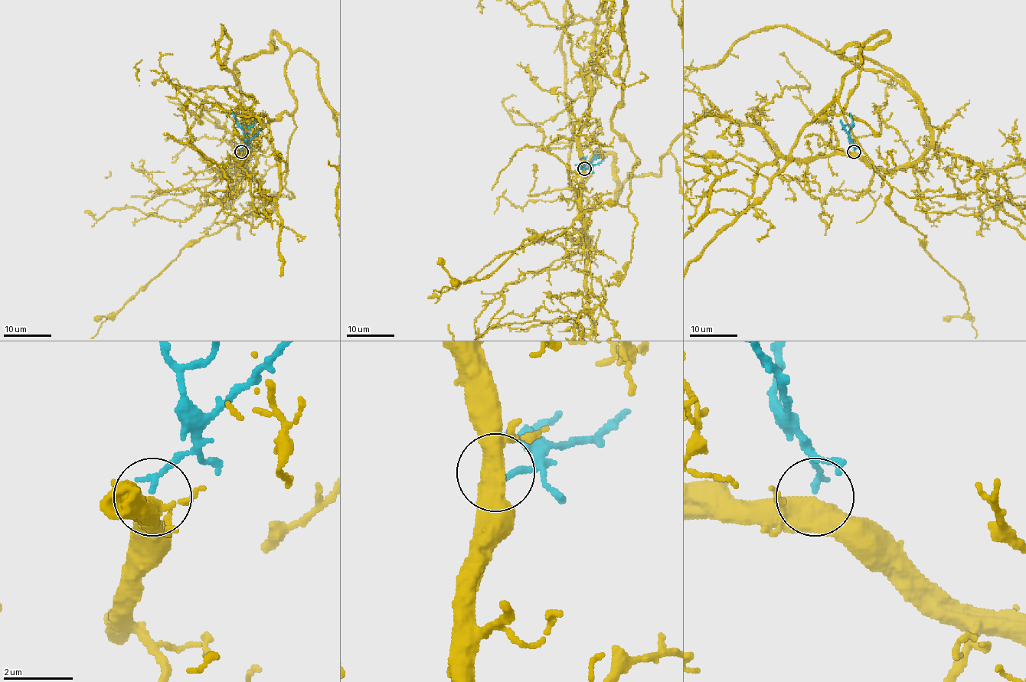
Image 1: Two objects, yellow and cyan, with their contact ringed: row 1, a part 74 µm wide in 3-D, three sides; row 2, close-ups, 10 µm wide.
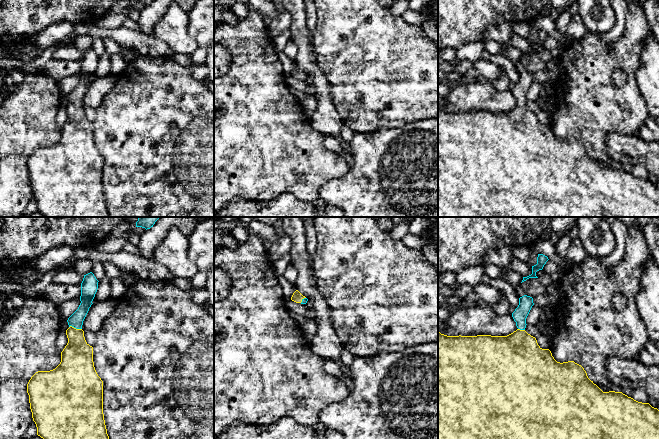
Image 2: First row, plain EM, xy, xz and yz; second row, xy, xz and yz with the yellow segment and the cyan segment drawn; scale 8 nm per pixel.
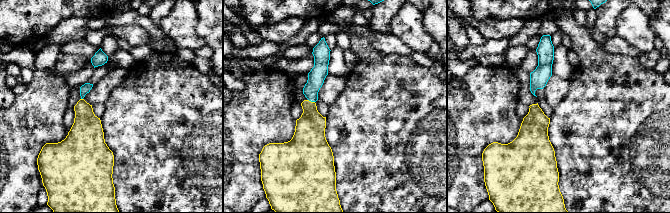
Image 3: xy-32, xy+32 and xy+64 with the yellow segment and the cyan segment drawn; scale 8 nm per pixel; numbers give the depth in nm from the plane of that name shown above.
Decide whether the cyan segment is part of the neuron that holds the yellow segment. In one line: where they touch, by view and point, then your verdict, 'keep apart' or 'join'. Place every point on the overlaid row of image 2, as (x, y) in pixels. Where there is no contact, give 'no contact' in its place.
xy (75, 328) | join

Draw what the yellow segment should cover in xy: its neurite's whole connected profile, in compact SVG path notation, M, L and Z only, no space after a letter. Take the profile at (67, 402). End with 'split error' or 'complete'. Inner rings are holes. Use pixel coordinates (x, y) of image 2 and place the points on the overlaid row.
M92 272L84 275L81 283L81 303L67 320L68 343L61 352L60 364L53 370L36 372L27 384L32 418L37 427L37 435L43 439L109 439L103 414L103 381L94 367L93 347L86 342L82 330L83 321L93 304L98 282Z; split error

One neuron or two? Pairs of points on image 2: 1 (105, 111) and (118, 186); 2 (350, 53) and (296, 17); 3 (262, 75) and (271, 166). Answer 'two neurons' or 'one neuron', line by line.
1: one neuron
2: two neurons
3: one neuron

